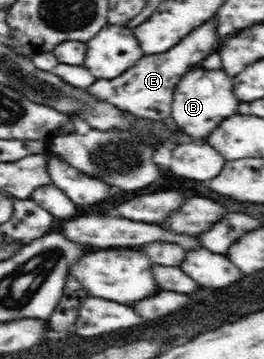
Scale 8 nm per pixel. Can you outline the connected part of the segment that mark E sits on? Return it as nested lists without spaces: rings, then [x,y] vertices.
[[[212,16],[212,20],[202,23],[202,26],[188,32],[188,36],[185,36],[184,40],[180,40],[180,44],[176,44],[168,52],[140,58],[134,68],[126,70],[126,74],[112,78],[112,80],[96,80],[86,90],[92,96],[96,96],[98,100],[110,102],[116,108],[120,108],[123,112],[129,112],[136,118],[152,121],[167,119],[171,116],[174,88],[181,82],[180,78],[197,68],[204,59],[217,51],[220,40],[216,36],[217,30],[216,32],[214,30],[215,17]]]

